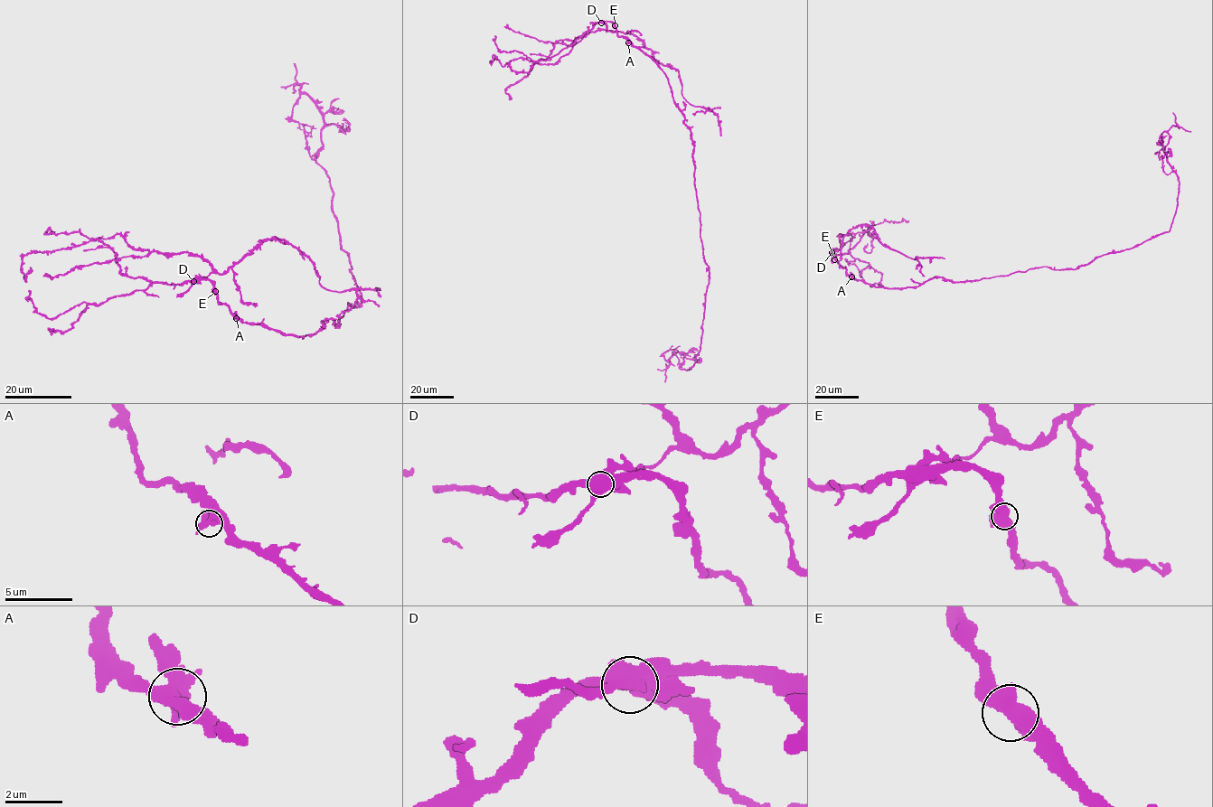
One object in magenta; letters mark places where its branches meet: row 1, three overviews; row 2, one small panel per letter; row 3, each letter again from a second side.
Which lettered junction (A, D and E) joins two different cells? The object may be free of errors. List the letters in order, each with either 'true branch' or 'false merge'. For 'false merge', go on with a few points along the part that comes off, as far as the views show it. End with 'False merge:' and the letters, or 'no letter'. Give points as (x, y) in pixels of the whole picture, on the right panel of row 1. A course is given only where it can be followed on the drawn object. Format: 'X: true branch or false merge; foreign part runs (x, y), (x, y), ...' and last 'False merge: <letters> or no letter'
A: true branch
D: false merge; foreign part runs (832, 253), (840, 234), (865, 232), (873, 222), (869, 253), (868, 243)
E: true branch
False merge: D

